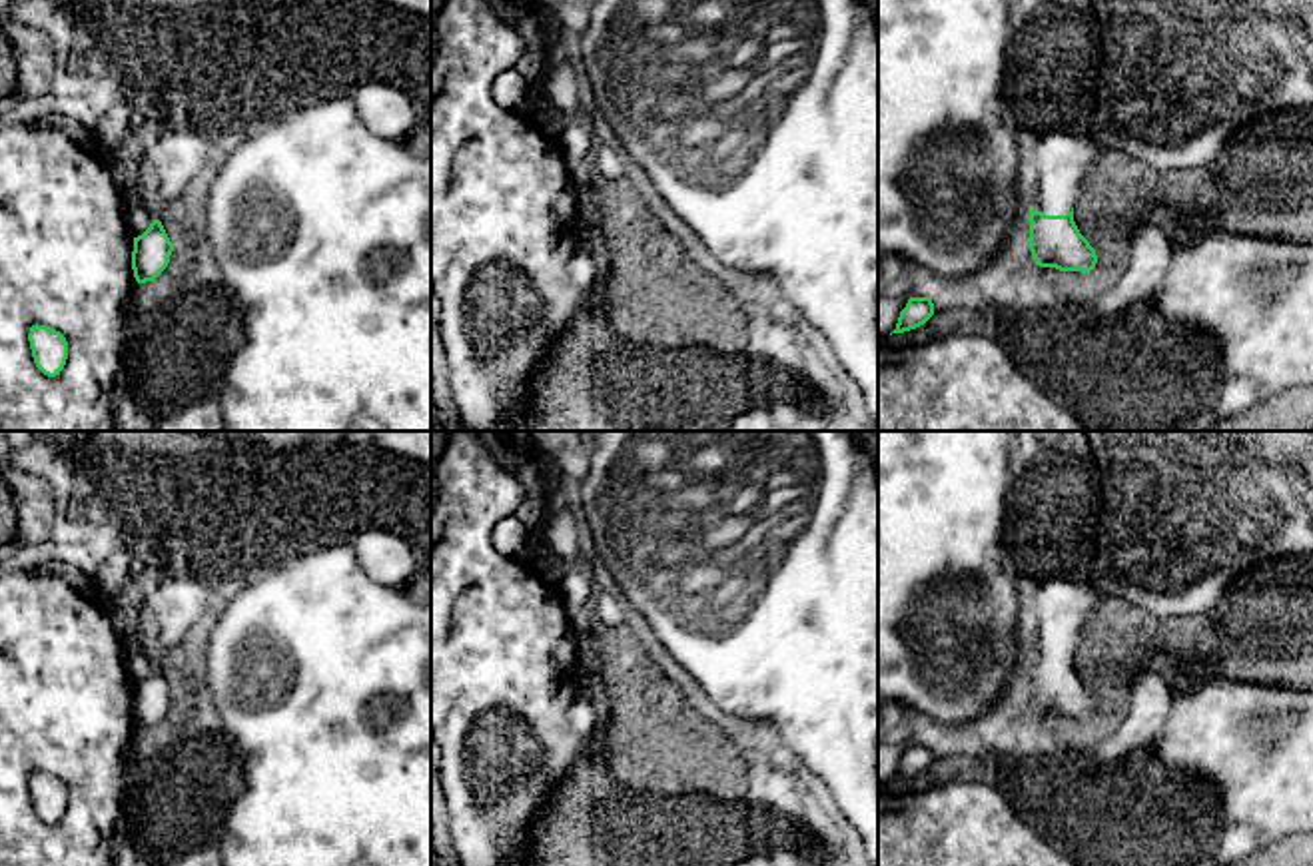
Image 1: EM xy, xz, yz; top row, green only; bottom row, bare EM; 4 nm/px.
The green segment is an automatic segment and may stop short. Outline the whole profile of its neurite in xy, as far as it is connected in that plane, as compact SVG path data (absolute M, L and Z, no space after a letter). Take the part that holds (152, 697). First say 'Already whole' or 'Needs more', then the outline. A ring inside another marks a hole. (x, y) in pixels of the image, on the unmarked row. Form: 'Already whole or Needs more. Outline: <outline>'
Already whole. Outline: M160 666L134 684L132 716L138 730L154 728L170 710L174 690Z

